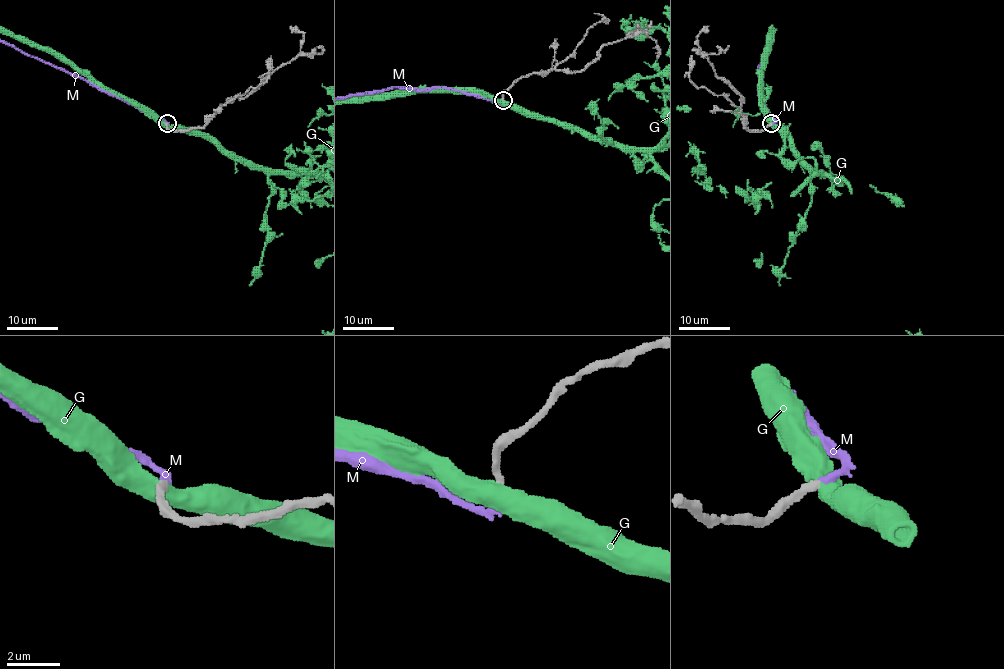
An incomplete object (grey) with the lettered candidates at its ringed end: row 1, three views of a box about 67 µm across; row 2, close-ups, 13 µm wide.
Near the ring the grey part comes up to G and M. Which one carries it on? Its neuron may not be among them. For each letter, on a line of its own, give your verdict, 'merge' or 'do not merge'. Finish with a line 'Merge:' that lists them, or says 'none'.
G: do not merge
M: merge
Merge: M

